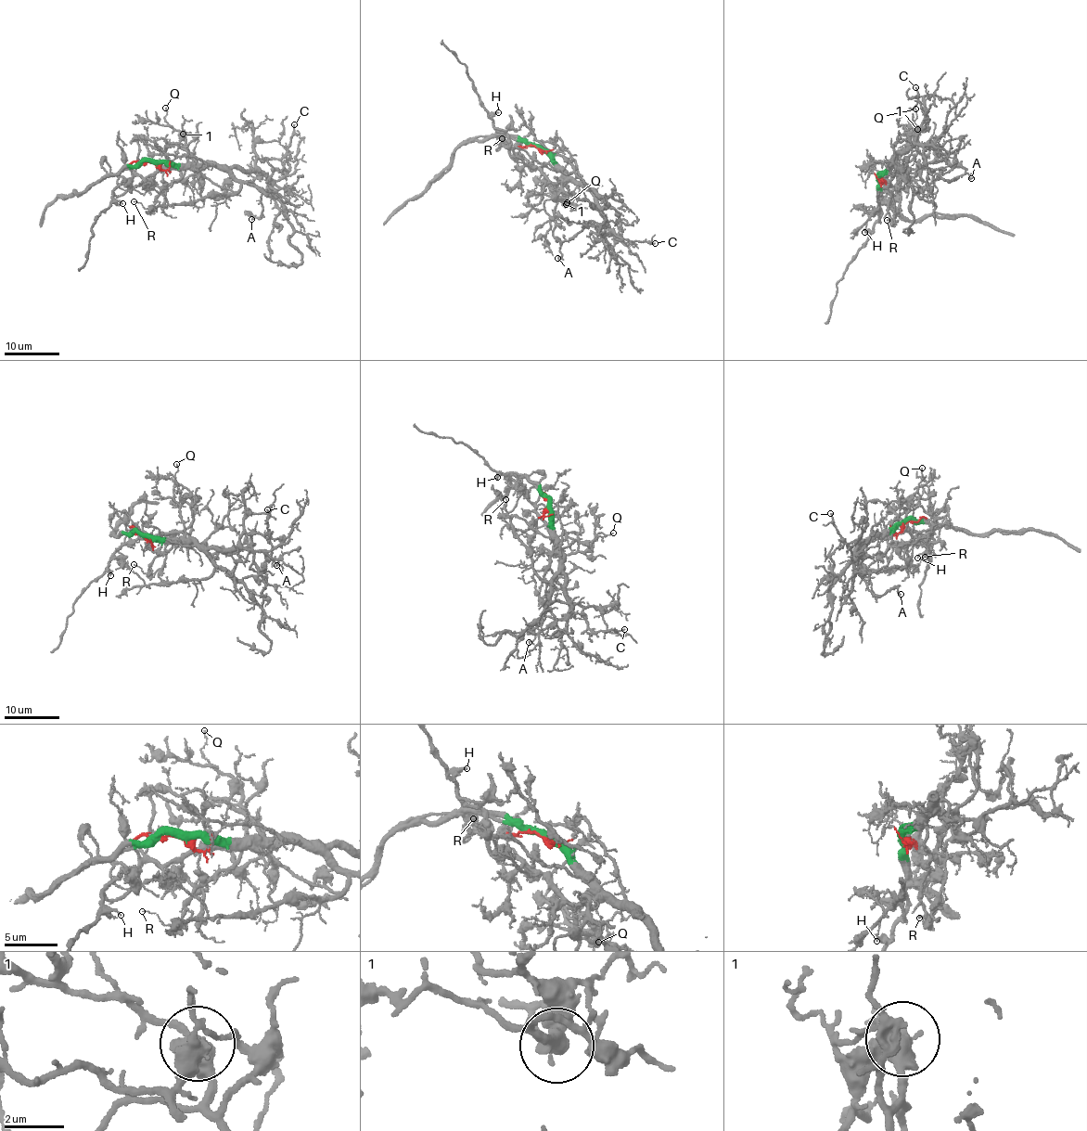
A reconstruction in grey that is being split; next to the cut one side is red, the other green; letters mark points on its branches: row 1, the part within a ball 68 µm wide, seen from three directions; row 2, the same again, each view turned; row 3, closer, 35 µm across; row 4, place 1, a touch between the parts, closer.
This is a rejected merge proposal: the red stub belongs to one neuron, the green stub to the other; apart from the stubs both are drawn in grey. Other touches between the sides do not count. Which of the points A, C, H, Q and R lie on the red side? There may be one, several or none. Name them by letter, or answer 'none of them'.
H, Q

